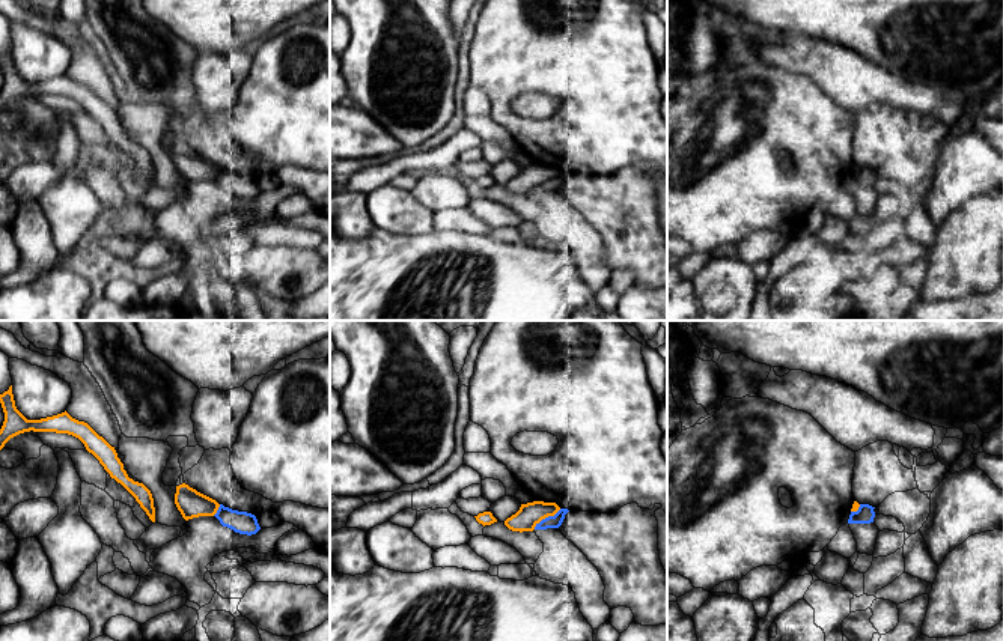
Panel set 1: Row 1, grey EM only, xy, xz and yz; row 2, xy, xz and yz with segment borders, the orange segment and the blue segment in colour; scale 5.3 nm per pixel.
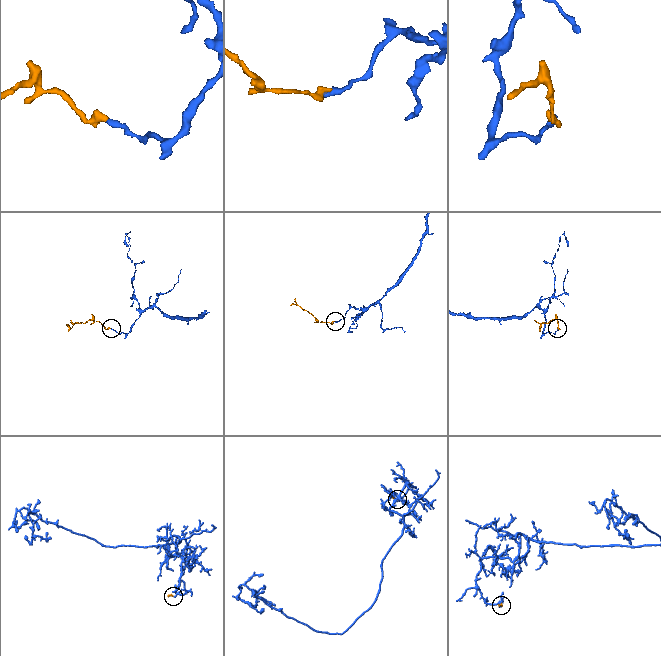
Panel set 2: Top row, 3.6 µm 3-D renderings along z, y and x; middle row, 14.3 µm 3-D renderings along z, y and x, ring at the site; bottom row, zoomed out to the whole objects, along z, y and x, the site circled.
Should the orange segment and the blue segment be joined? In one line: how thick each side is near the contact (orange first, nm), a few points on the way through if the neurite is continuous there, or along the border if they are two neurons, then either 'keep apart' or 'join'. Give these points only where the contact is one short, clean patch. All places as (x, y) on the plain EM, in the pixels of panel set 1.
120/70 nm | keep apart

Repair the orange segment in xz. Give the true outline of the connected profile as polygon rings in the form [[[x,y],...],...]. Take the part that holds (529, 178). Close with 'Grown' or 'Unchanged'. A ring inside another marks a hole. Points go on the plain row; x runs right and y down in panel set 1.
[[[533,164],[521,167],[520,173],[505,184],[512,194],[533,194],[545,181],[554,179],[560,170],[556,166]]]. Unchanged

